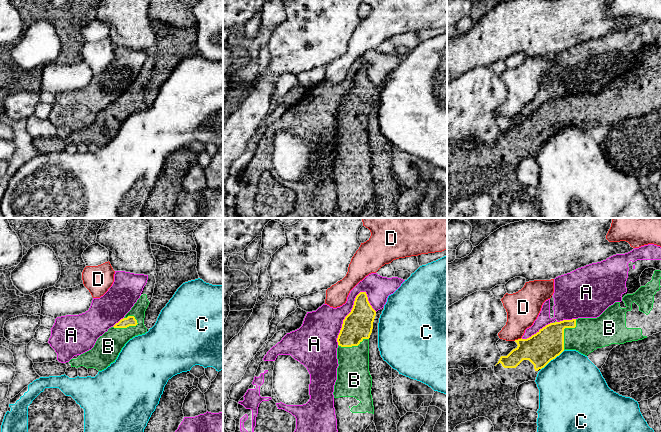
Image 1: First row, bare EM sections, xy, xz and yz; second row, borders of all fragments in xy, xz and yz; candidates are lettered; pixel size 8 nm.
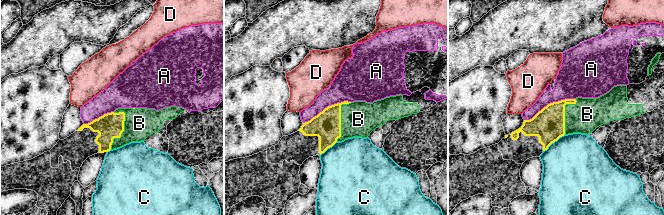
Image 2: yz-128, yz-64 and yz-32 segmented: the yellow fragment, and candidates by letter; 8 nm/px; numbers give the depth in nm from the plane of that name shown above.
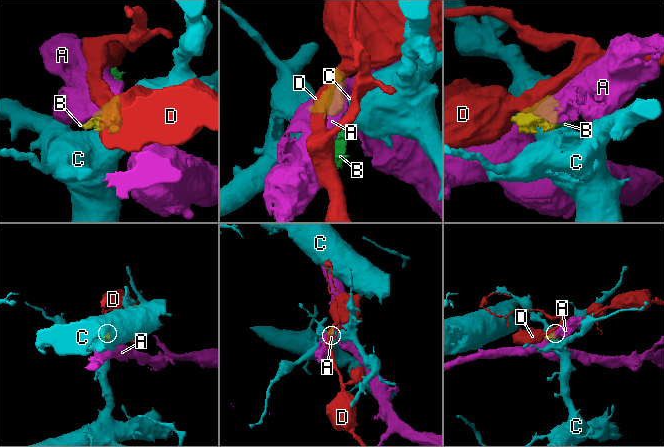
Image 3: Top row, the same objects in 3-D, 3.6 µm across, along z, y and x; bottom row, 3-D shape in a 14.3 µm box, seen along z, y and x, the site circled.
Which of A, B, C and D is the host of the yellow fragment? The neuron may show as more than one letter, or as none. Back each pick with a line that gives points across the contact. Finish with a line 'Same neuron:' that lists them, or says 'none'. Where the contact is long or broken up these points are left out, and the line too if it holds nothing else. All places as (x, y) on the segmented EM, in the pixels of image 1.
Same neuron: B

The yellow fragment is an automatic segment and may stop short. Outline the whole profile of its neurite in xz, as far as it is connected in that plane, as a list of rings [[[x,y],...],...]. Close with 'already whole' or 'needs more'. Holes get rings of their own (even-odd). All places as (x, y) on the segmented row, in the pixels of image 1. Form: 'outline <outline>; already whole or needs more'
outline [[[360,292],[337,338],[339,366],[333,395],[338,432],[365,432],[374,420],[369,338],[375,316],[366,292]]]; needs more

